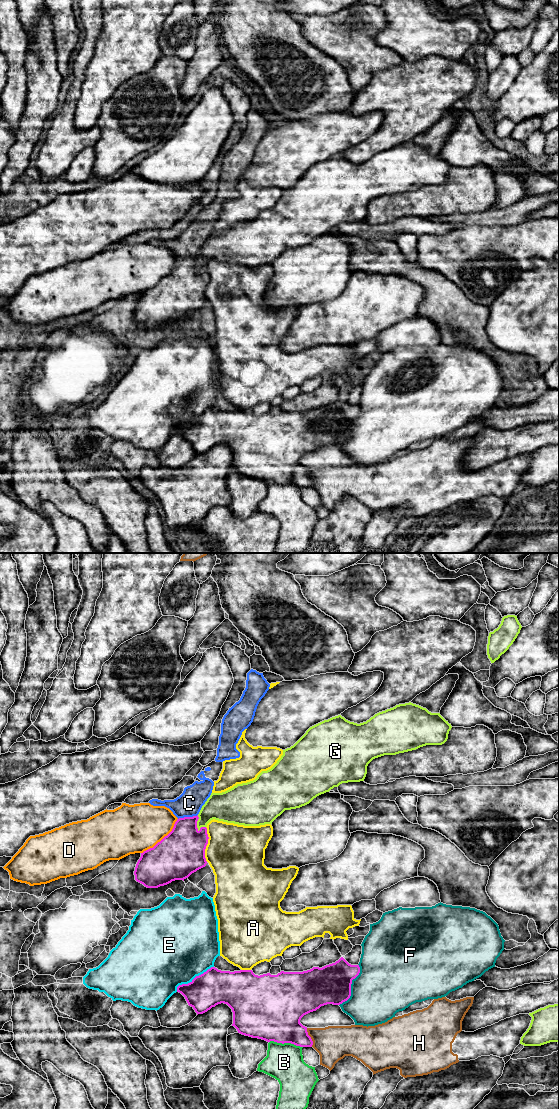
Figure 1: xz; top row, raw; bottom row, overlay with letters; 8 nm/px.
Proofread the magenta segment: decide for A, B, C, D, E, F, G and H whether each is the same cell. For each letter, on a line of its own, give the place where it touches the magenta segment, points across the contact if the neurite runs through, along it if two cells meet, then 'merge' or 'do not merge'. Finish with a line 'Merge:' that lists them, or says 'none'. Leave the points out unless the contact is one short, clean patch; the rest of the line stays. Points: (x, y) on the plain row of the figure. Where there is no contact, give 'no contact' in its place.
A: meets magenta in xz at (207, 283); do not merge
B: meets magenta in xz at (286, 482); do not merge
C: meets magenta in xz at (187, 257); runs through xz (184, 287), (187, 257), (187, 246), (189, 243); merge
D: meets magenta in xz at (163, 278); do not merge
E: meets magenta in xz at (194, 418); do not merge
F: meets magenta in xz at (350, 426); do not merge
G: meets magenta in xz at (196, 263); do not merge
H: meets magenta in xz at (310, 477); do not merge
Merge: C

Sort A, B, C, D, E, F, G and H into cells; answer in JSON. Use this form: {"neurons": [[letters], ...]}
{"neurons": [["A"], ["B"], ["C"], ["D"], ["E"], ["F"], ["G"], ["H"]]}

